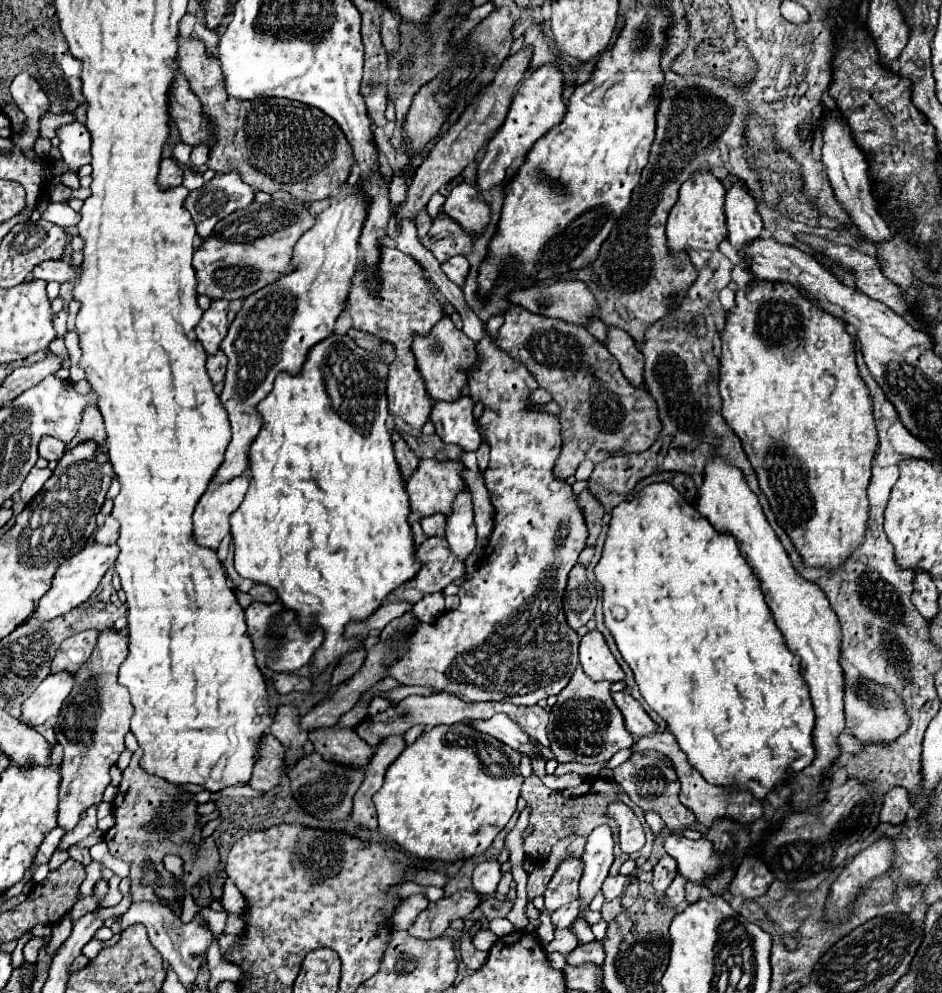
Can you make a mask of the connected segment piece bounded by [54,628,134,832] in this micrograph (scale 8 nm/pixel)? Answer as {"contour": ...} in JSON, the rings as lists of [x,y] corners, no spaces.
{"contour":[[[112,628],[102,632],[90,660],[78,670],[78,682],[70,698],[66,698],[54,726],[56,742],[64,746],[58,826],[66,832],[78,824],[82,810],[102,802],[102,794],[110,784],[108,770],[124,750],[124,736],[130,730],[130,718],[134,714],[130,694],[126,694],[124,686],[118,686],[118,668],[126,654],[126,636]]]}

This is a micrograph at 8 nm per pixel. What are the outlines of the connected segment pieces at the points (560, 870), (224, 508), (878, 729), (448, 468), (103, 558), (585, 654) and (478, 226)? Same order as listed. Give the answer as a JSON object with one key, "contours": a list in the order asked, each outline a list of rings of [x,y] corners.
{"contours":[[[[568,854],[560,866],[556,868],[552,880],[546,886],[544,892],[544,900],[546,900],[546,908],[552,912],[554,908],[564,906],[566,902],[572,902],[578,896],[578,882],[582,876],[582,858]]],[[[250,470],[230,482],[206,490],[194,510],[194,536],[200,546],[216,550],[230,532],[230,514],[240,508],[250,484]]],[[[844,678],[844,714],[846,728],[850,728],[862,744],[890,744],[910,728],[910,716],[906,714],[902,698],[890,686],[868,678],[858,678],[856,682]]],[[[420,460],[416,472],[404,482],[410,508],[422,516],[448,514],[454,494],[466,488],[460,474],[462,464],[454,460]]],[[[94,542],[94,544],[84,546],[78,554],[74,554],[70,560],[66,560],[58,568],[58,572],[54,576],[54,582],[52,582],[52,588],[42,596],[42,600],[40,600],[40,604],[36,608],[36,616],[50,620],[50,618],[62,616],[68,610],[74,610],[76,606],[84,604],[90,598],[90,594],[98,588],[98,584],[100,584],[102,576],[106,574],[106,570],[114,564],[116,556],[118,556],[118,546],[116,544],[104,546],[104,544]]],[[[590,630],[580,640],[580,664],[594,680],[624,680],[624,670],[612,656],[604,636],[598,630]]],[[[470,184],[452,188],[444,202],[444,212],[470,236],[480,236],[490,222],[490,206],[478,198],[478,190]]]]}

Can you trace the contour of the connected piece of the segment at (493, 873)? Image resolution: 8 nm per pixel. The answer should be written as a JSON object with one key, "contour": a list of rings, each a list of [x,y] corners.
{"contour":[[[486,860],[474,868],[472,876],[472,886],[480,894],[494,894],[496,886],[500,882],[500,862],[496,860]]]}

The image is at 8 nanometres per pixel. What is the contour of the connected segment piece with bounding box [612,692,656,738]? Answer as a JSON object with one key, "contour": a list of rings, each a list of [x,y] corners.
{"contour":[[[612,692],[612,698],[614,698],[616,706],[620,708],[620,712],[624,716],[624,722],[626,722],[626,730],[630,734],[640,738],[640,736],[650,736],[650,734],[656,732],[656,724],[652,722],[652,718],[644,712],[640,702],[636,702],[630,694]]]}

